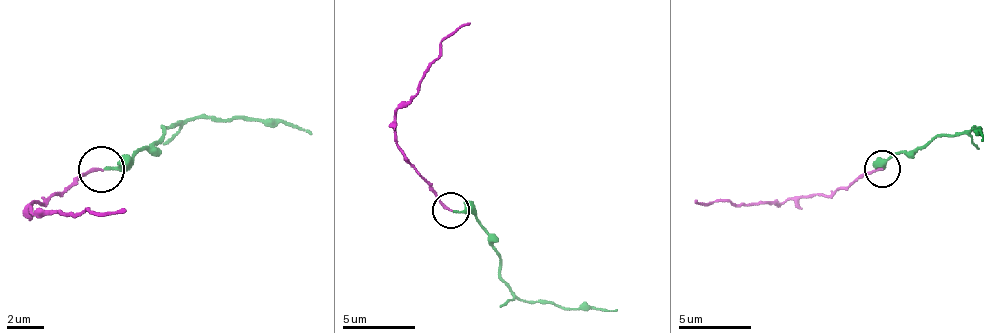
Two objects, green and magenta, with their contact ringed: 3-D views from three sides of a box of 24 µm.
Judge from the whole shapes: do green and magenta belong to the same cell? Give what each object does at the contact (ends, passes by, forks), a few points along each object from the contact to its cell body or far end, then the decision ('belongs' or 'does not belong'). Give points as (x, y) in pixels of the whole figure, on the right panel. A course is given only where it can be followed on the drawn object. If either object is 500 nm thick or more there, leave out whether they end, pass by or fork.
green ends; magenta ends; course green (881, 169), (892, 155), (918, 151), (932, 140), (972, 129), (980, 129), (980, 140); course magenta (881, 169), (830, 195), (783, 202), (695, 202); belongs

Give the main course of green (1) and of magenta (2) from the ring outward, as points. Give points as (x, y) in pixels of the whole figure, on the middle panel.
1: (453, 209), (468, 209), (479, 220), (490, 246), (501, 260), (501, 279), (523, 300), (617, 308)
2: (450, 209), (406, 158), (395, 136), (395, 111), (417, 93), (439, 45), (472, 23)

